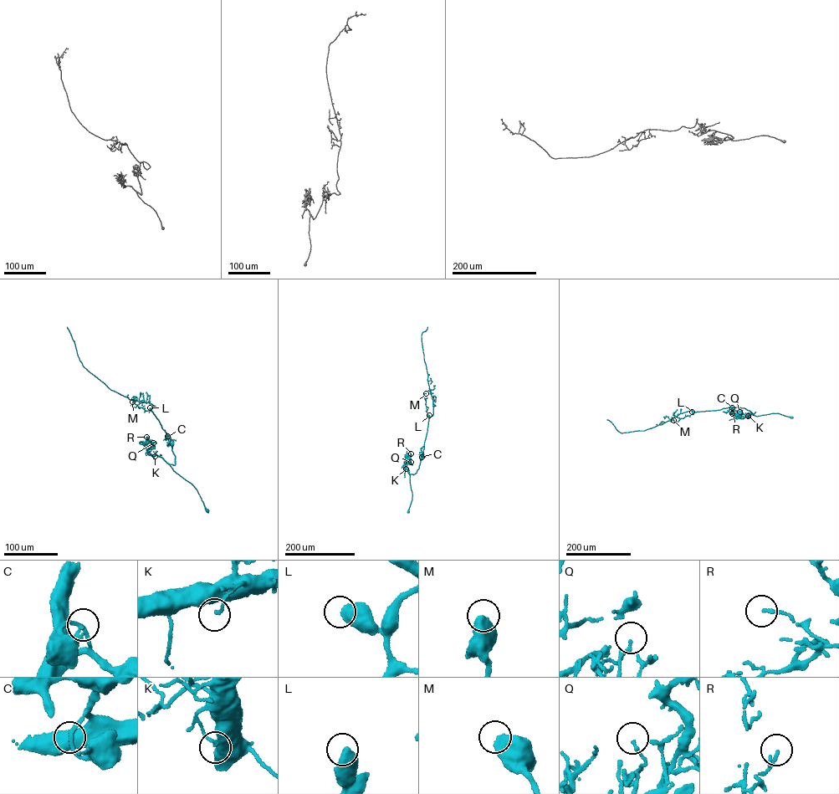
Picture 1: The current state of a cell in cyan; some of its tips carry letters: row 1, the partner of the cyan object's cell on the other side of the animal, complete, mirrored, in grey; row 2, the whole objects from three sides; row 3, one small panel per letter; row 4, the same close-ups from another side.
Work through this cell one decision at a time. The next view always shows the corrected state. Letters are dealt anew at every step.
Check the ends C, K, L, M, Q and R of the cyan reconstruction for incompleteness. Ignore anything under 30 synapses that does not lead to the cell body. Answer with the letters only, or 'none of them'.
none of them

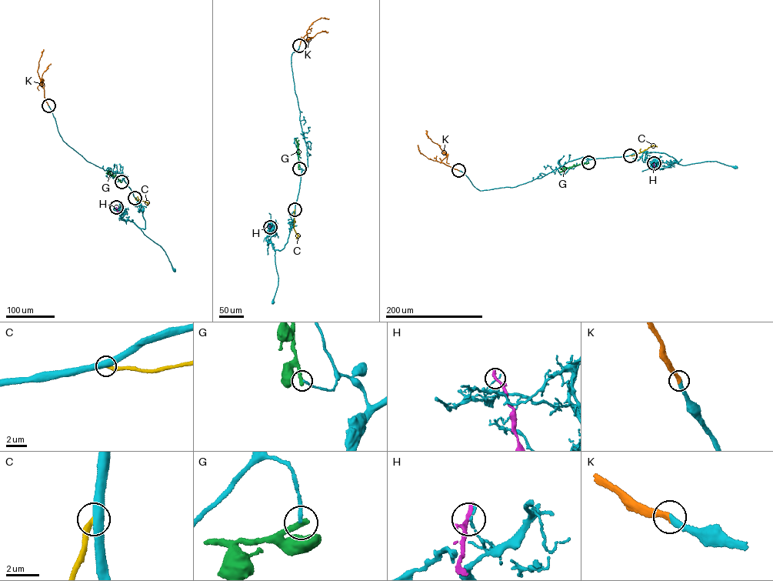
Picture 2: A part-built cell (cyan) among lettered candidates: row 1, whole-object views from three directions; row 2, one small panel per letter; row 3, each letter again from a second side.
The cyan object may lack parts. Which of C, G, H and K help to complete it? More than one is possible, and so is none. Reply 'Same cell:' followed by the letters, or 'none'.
Same cell: K

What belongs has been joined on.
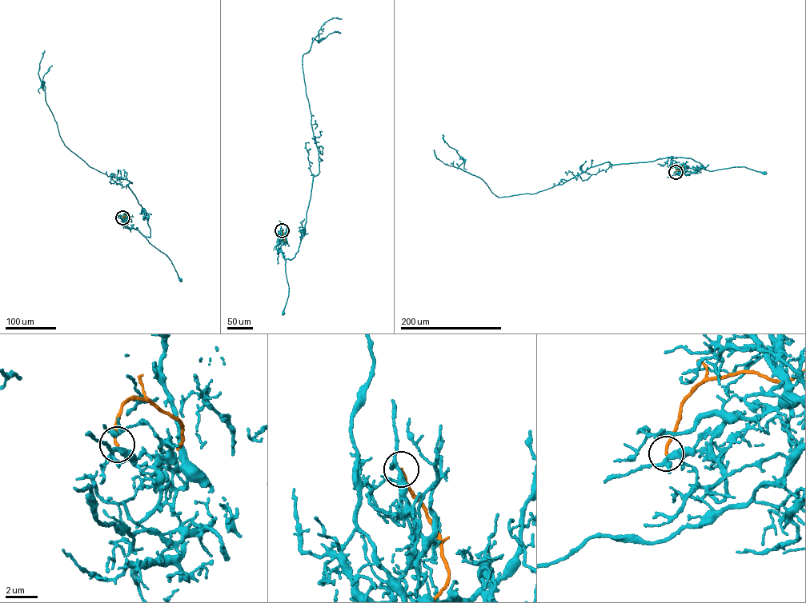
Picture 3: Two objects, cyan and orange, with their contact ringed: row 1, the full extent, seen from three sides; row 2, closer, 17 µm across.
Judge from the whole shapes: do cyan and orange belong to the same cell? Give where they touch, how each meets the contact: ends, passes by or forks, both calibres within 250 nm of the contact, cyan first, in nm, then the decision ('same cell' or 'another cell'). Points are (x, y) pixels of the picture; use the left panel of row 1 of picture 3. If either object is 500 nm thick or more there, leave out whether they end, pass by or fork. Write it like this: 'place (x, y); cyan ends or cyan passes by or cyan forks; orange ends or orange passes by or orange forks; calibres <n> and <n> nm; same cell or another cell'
place (122, 217); cyan forks; orange ends; calibres 240 and 180 nm; another cell

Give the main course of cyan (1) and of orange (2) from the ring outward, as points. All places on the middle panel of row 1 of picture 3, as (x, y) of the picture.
1: (282, 230), (282, 237), (275, 249), (282, 252), (286, 260), (289, 290), (282, 313)
2: (282, 230), (284, 241)

